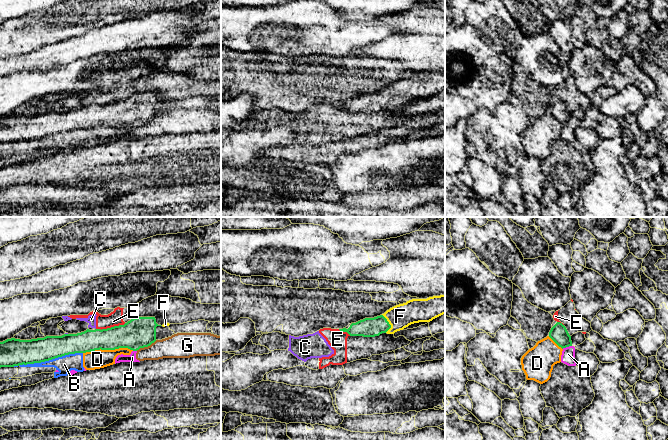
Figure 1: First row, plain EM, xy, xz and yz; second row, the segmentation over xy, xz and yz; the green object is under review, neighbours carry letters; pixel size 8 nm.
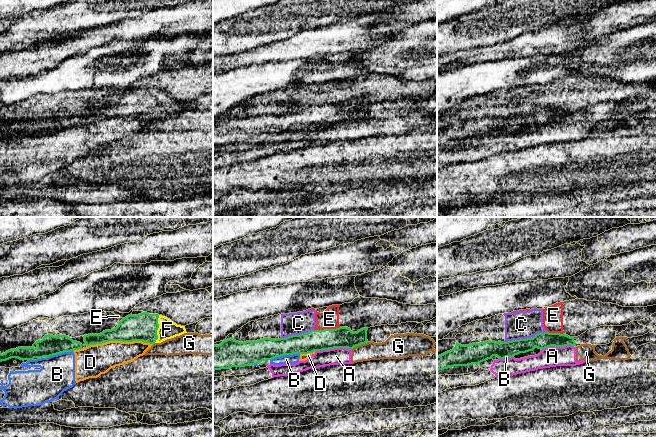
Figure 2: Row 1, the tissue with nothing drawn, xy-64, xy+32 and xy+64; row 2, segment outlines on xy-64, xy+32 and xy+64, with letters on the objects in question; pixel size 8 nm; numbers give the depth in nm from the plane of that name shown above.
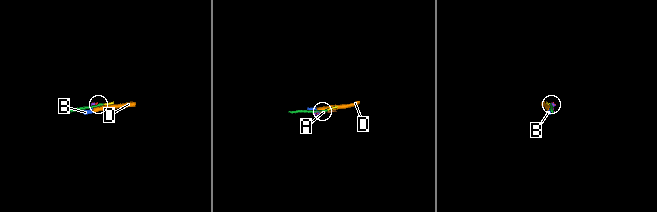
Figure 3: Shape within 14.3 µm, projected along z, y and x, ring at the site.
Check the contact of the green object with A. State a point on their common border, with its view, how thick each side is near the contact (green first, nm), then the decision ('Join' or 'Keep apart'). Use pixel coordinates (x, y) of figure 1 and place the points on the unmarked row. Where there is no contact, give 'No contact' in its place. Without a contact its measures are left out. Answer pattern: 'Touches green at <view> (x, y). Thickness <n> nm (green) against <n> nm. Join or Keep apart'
Touches green at yz (566, 122). Thickness 140 nm (green) against 110 nm. Keep apart

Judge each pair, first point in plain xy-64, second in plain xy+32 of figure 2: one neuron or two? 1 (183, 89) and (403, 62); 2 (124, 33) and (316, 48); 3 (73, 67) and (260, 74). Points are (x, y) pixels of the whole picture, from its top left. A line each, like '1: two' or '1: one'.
1: two
2: one
3: one

